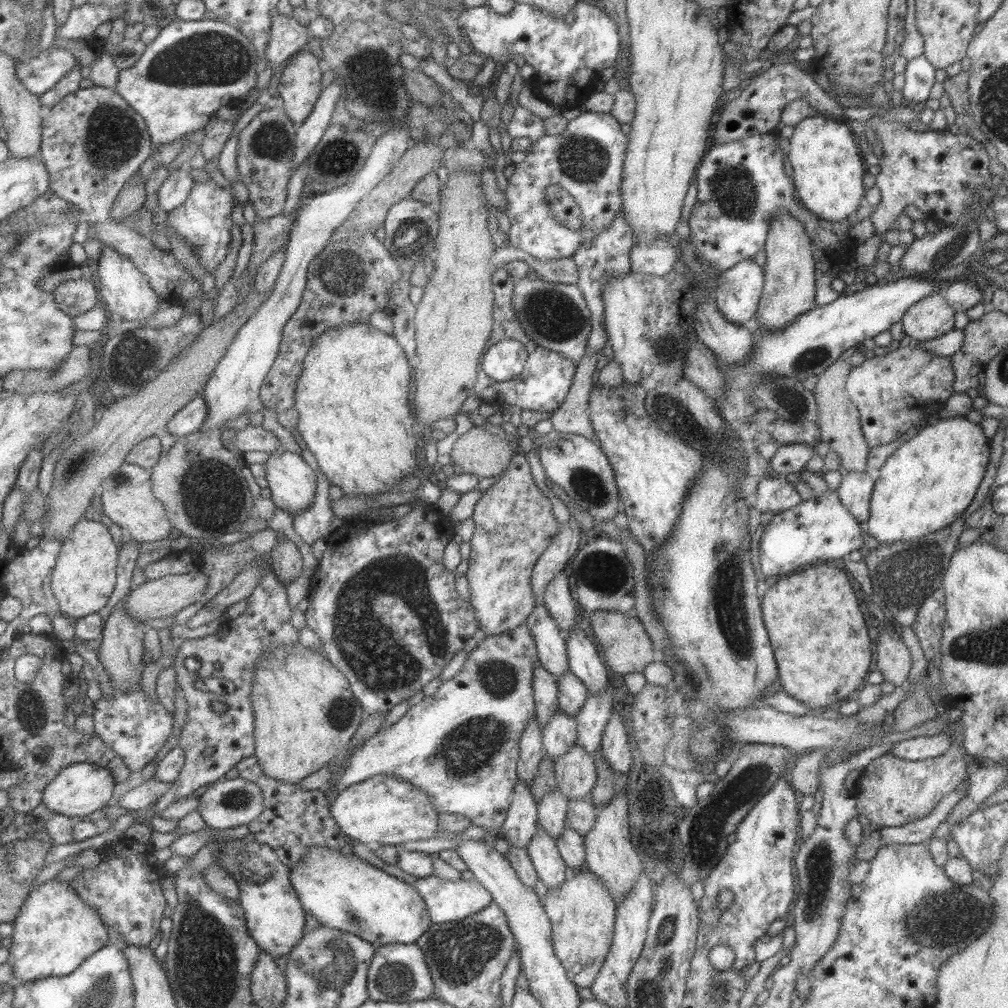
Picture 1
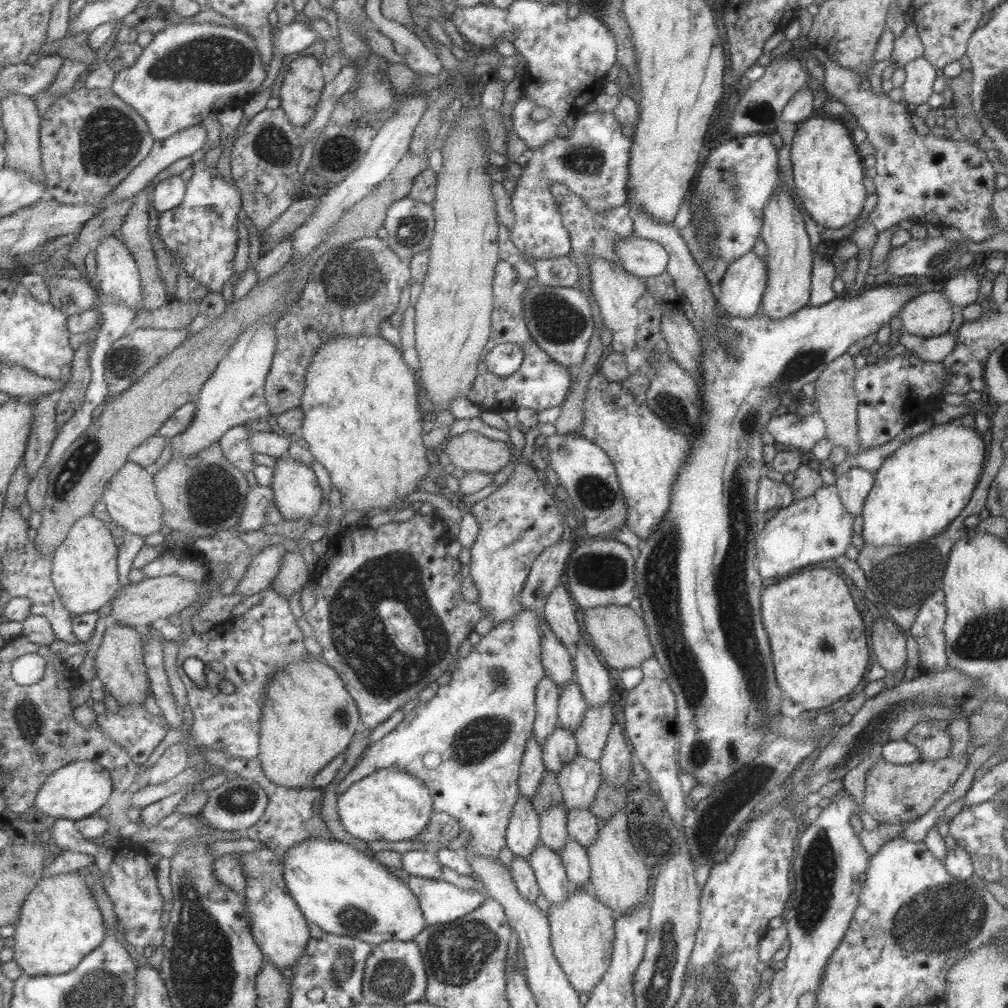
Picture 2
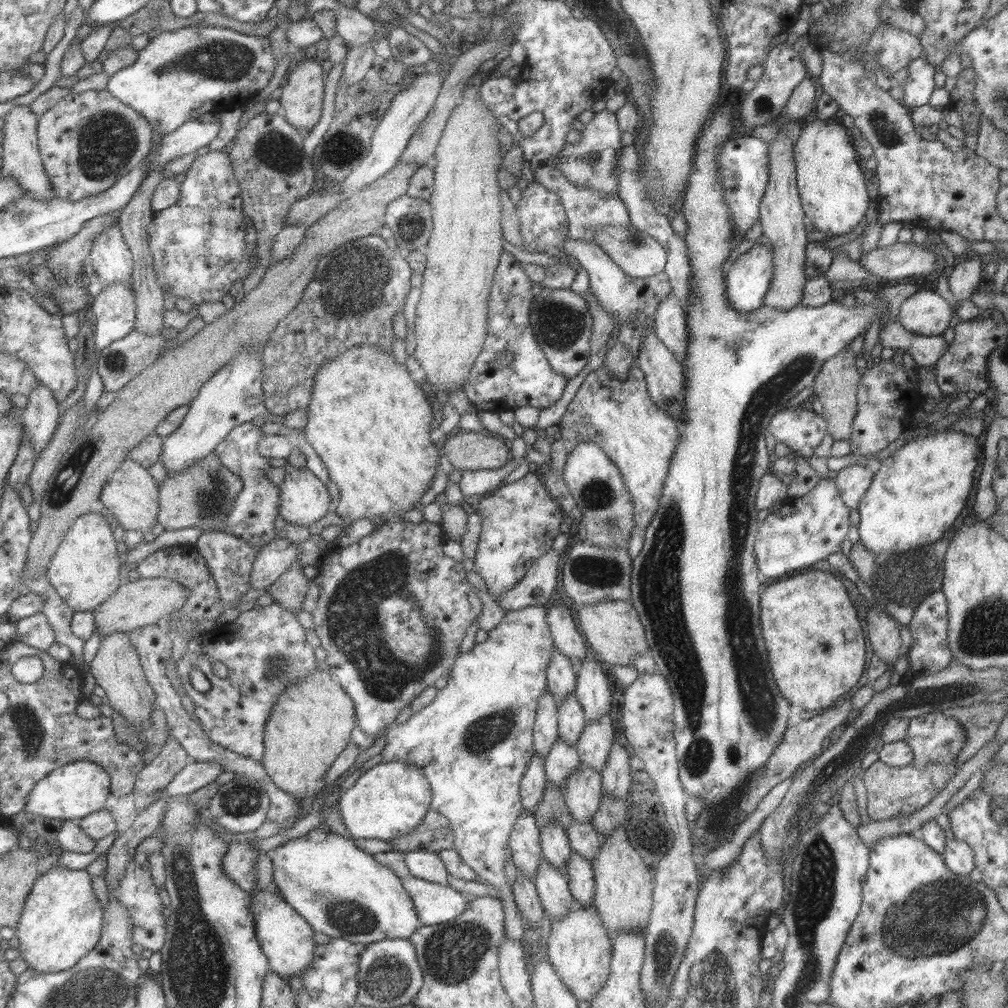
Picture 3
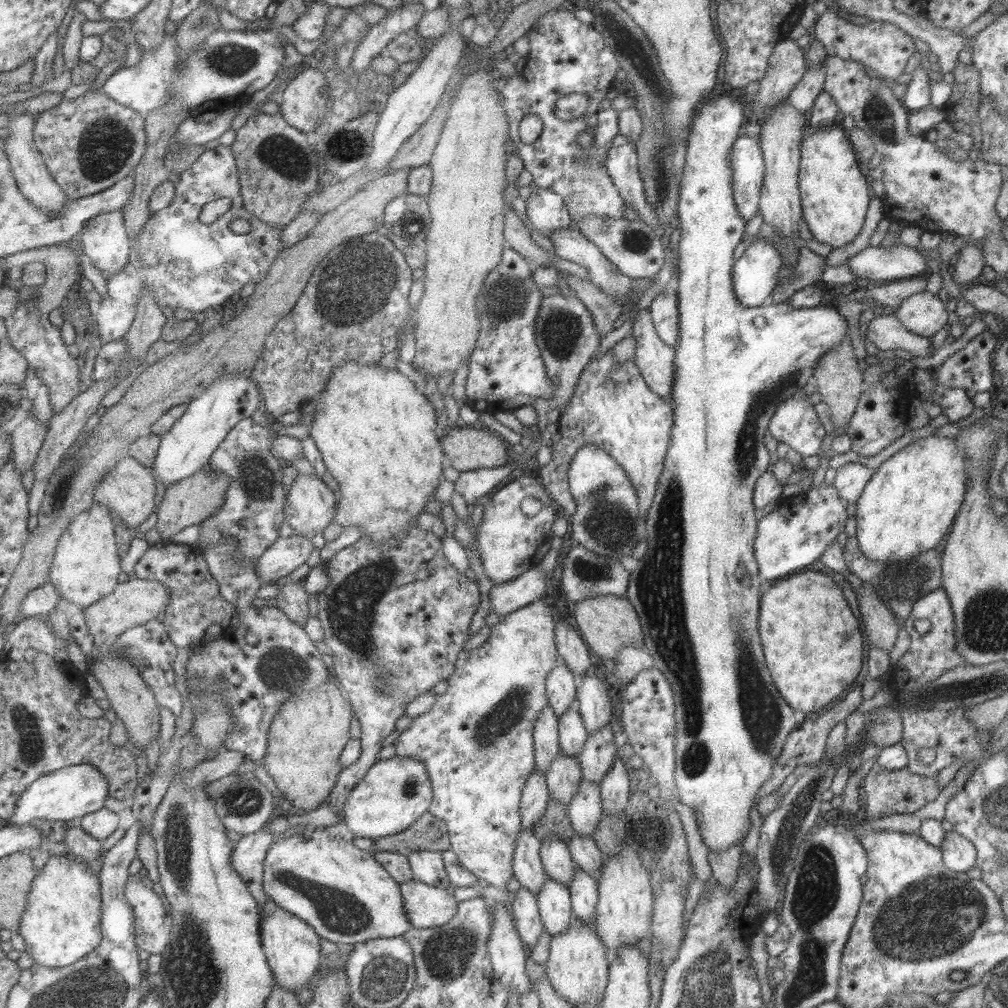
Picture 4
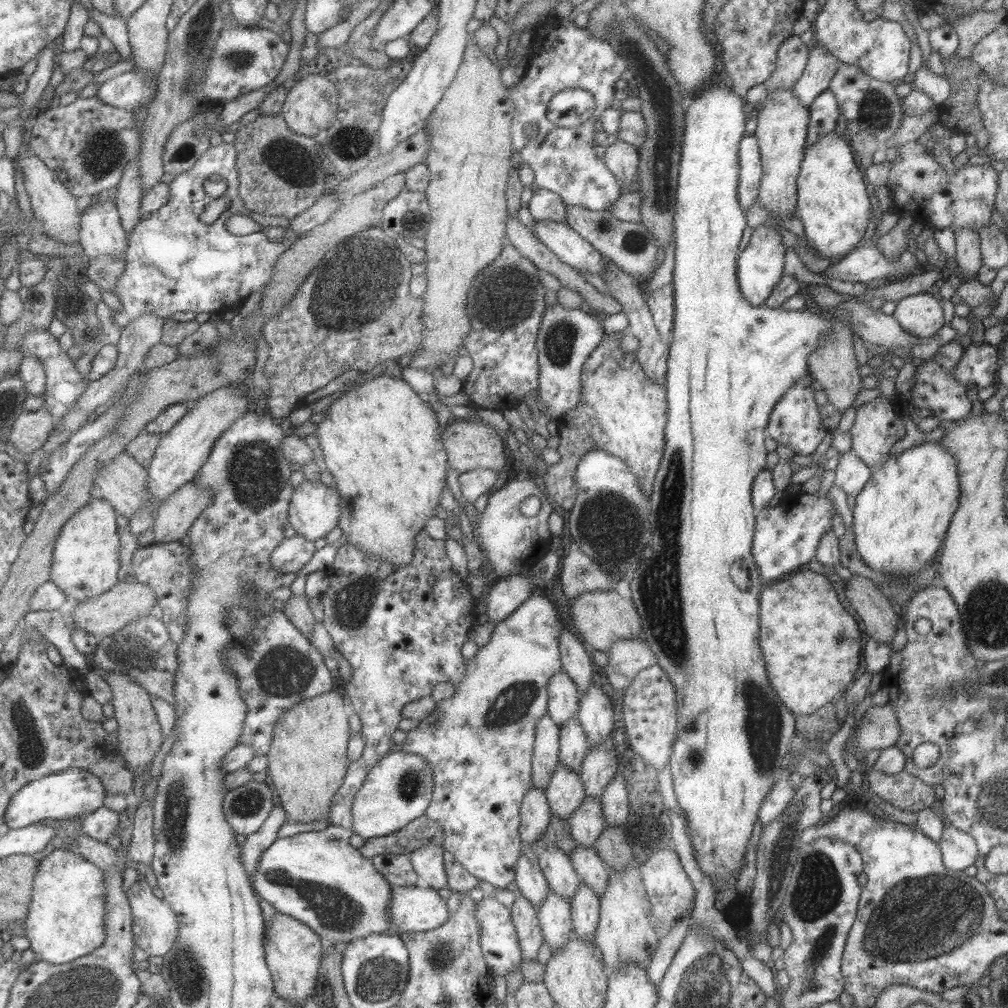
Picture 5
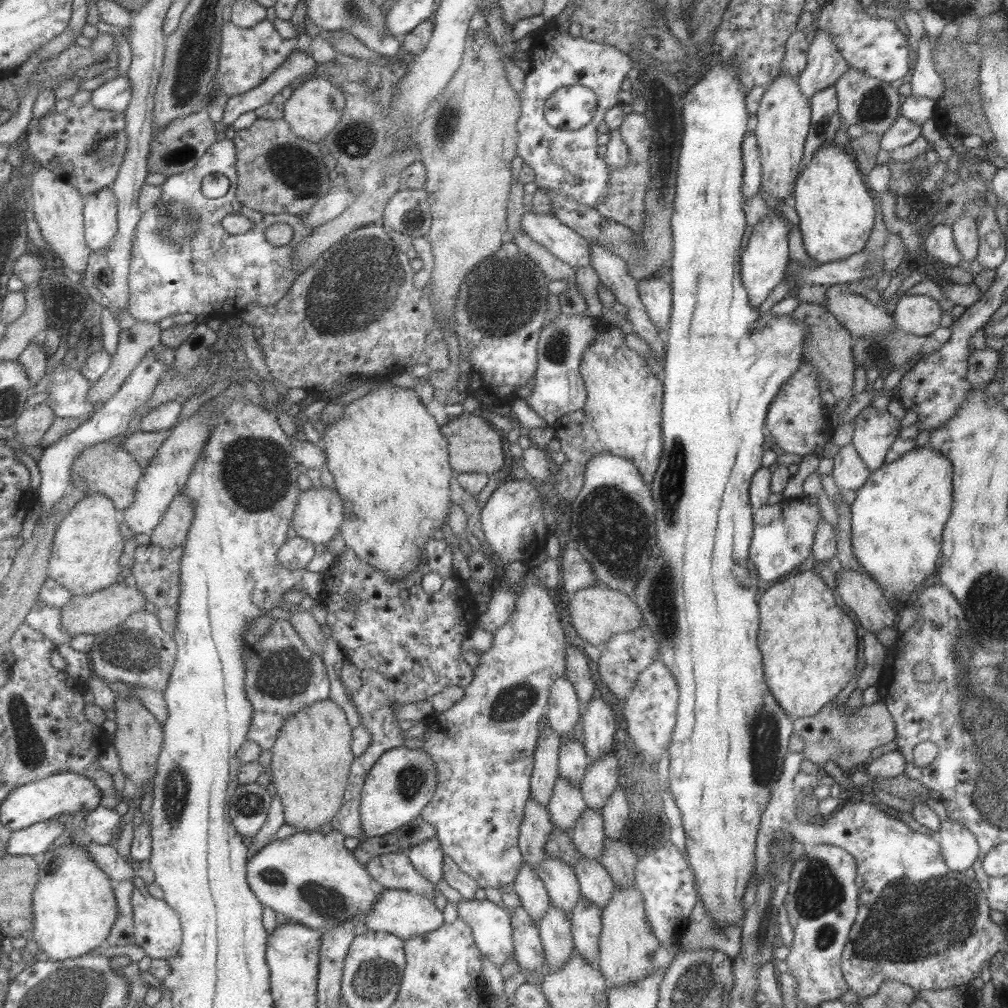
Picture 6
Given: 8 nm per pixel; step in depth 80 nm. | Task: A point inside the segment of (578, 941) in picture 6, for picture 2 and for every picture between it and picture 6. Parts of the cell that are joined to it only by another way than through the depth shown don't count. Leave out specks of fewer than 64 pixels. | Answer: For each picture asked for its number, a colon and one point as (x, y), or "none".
2: (574, 858)
3: (580, 875)
4: (583, 890)
5: (584, 907)

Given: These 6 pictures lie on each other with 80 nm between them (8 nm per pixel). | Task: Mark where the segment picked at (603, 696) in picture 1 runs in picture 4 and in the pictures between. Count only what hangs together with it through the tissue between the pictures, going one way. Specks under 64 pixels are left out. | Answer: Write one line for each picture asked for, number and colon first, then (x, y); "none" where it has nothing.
2: (591, 735)
3: (593, 746)
4: (599, 751)

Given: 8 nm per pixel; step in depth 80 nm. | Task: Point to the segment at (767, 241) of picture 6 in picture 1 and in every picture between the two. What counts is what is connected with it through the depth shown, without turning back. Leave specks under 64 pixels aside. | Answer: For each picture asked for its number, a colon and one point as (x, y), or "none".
1: (739, 288)
2: (739, 293)
3: (746, 281)
4: (755, 274)
5: (759, 266)

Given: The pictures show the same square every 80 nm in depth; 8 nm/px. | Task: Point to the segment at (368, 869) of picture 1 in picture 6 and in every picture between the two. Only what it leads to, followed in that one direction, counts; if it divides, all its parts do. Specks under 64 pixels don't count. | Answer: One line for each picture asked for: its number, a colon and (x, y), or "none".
2: (344, 892)
3: (343, 892)
4: (318, 875)
5: (317, 878)
6: (309, 877)

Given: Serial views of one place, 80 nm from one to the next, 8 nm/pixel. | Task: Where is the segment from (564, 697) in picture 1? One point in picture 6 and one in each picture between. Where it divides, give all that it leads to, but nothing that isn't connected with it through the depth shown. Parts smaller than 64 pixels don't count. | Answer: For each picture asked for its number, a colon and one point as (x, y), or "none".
2: (571, 707)
3: (570, 720)
4: (572, 735)
5: (572, 744)
6: (572, 759)

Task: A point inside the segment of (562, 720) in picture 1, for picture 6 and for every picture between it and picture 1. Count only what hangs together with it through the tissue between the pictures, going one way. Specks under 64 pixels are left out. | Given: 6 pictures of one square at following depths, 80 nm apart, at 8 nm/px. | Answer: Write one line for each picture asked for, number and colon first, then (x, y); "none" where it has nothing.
2: (560, 748)
3: (562, 760)
4: (562, 779)
5: (565, 792)
6: (566, 805)

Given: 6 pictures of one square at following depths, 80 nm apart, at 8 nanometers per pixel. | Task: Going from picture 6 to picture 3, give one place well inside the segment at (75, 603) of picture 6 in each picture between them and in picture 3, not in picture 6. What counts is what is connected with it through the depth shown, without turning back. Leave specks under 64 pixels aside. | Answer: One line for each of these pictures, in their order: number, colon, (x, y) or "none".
3: (143, 602)
4: (137, 601)
5: (126, 601)

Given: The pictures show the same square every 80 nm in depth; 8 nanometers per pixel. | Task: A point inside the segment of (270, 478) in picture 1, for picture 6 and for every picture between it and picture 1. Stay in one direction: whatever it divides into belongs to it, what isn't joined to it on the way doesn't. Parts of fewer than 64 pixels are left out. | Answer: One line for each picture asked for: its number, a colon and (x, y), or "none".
2: (298, 496)
3: (304, 499)
4: (310, 506)
5: (314, 510)
6: (318, 515)

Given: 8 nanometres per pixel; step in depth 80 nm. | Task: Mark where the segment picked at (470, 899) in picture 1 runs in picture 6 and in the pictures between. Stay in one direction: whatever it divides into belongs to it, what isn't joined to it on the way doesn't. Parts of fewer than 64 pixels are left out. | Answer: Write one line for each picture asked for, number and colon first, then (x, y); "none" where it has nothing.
2: (440, 902)
3: (434, 905)
4: (425, 906)
5: (418, 908)
6: (400, 912)

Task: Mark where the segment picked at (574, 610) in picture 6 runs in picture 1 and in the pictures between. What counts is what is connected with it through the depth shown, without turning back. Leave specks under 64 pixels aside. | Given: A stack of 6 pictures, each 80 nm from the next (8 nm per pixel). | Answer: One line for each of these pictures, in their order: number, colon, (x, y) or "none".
1: (626, 647)
2: (618, 632)
3: (612, 629)
4: (606, 623)
5: (601, 617)

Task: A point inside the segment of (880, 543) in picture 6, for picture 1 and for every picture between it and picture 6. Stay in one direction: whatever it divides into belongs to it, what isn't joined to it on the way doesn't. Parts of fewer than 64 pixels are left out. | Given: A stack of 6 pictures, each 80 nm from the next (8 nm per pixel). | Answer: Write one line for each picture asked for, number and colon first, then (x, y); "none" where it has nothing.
1: (930, 479)
2: (919, 488)
3: (916, 492)
4: (907, 507)
5: (900, 516)

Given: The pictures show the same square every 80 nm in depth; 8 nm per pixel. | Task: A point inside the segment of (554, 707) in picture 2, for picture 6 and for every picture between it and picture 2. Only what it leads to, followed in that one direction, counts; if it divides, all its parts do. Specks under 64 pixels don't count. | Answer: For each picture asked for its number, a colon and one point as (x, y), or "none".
3: (544, 734)
4: (545, 733)
5: (545, 749)
6: (544, 774)

